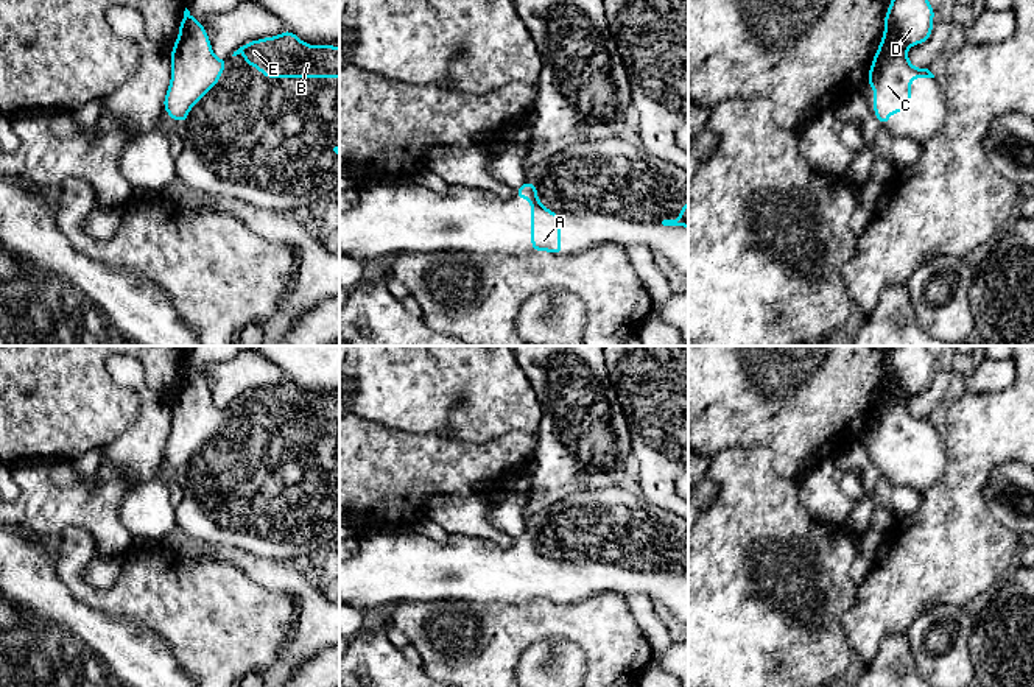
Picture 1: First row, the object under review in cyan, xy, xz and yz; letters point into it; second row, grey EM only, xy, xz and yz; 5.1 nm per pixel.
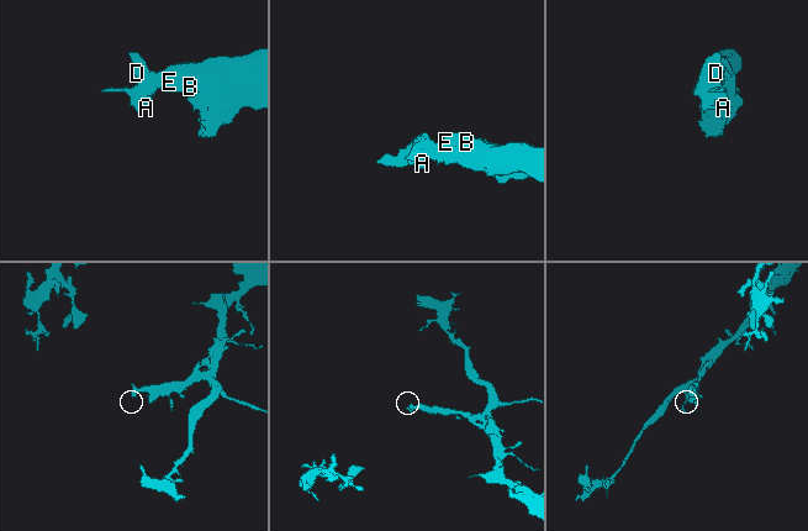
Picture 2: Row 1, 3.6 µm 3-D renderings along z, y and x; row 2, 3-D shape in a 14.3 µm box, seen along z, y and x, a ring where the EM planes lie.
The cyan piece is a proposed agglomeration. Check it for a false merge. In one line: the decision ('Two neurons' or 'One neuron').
One neuron

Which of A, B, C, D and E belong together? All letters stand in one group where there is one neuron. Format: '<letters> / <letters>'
A B C D E

